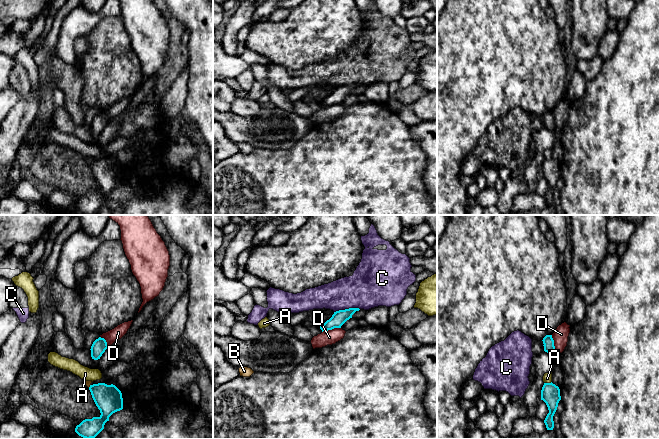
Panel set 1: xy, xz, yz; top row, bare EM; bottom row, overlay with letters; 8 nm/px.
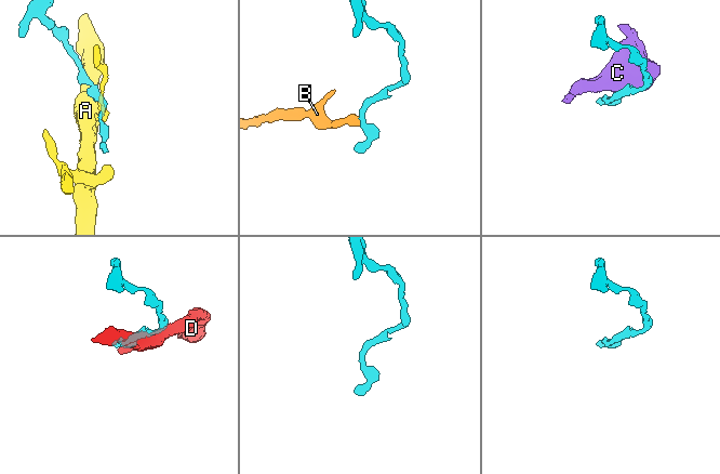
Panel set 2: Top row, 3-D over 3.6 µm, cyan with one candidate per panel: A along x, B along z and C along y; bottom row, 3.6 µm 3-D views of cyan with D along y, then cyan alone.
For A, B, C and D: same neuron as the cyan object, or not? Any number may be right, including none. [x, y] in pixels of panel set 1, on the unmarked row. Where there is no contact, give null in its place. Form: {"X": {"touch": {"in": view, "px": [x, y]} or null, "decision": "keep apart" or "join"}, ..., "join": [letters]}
{"A": {"touch": {"in": "yz", "px": [547, 159]}, "decision": "keep apart"}, "B": {"touch": {"in": "xy", "px": [90, 162]}, "decision": "keep apart"}, "C": {"touch": {"in": "xz", "px": [346, 85]}, "decision": "keep apart"}, "D": {"touch": {"in": "xz", "px": [331, 105]}, "decision": "keep apart"}, "join": []}

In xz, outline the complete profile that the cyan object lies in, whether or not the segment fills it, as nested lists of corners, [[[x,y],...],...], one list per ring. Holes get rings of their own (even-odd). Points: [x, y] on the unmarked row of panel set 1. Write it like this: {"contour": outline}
{"contour": [[[349,84],[345,86],[336,87],[329,96],[327,96],[323,101],[320,102],[320,105],[323,108],[332,106],[334,104],[341,104],[341,102],[347,96],[352,94],[352,91],[359,86],[360,86],[359,84]]]}

